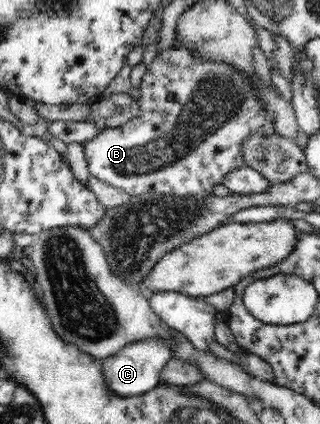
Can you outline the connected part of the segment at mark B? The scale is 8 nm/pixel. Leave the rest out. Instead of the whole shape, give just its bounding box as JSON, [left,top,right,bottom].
[83,39,276,198]

